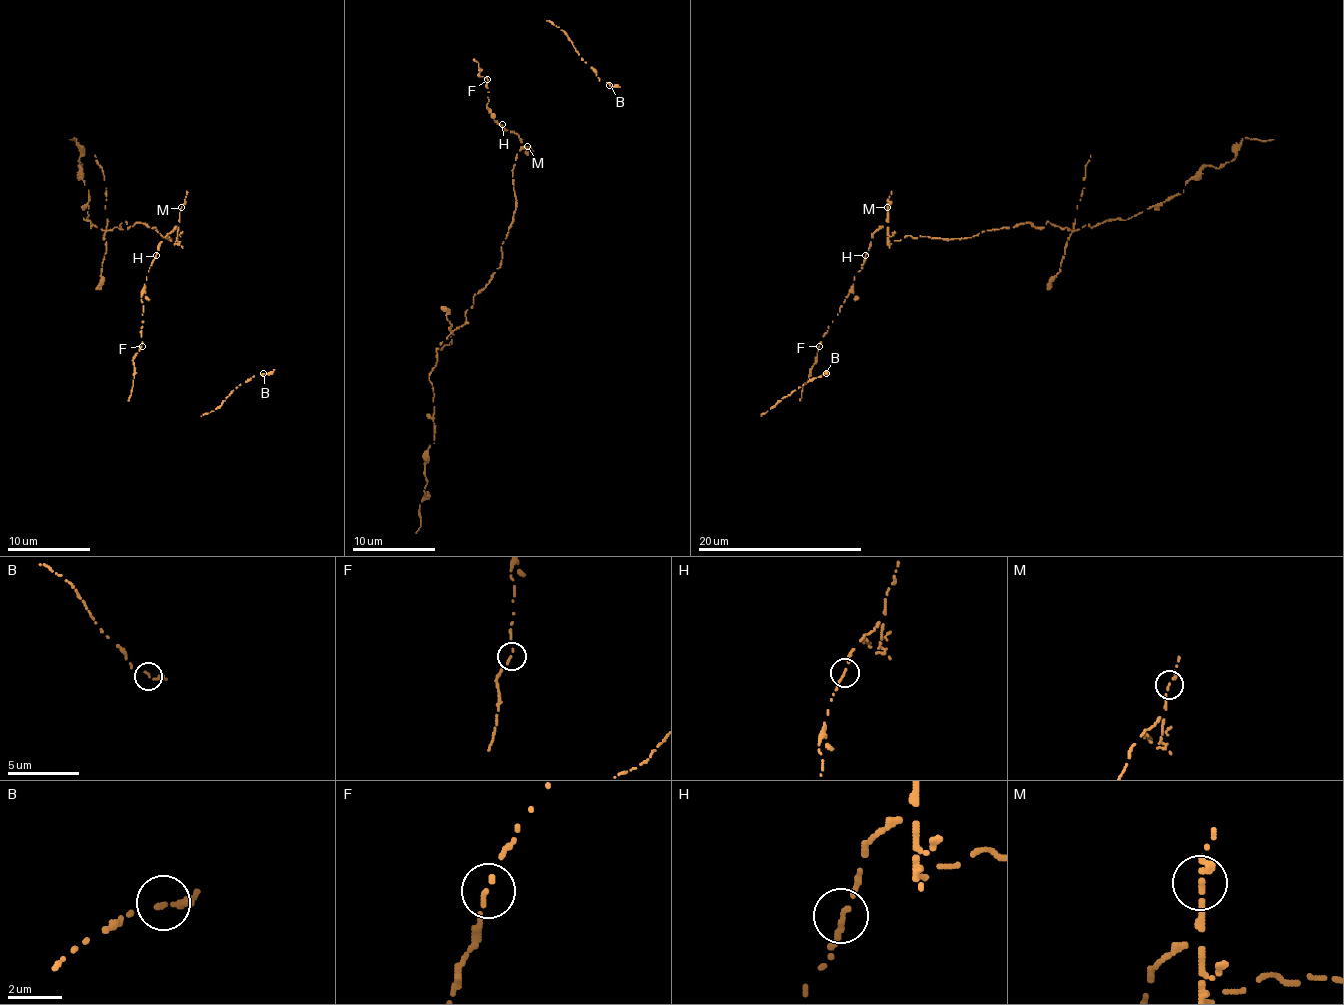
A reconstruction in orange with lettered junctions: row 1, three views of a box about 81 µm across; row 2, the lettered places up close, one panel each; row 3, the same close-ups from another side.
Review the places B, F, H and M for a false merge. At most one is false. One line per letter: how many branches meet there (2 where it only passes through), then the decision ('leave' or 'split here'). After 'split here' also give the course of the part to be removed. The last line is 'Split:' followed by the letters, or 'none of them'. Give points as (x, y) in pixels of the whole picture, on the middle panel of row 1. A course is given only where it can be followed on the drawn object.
B: 2 | leave
F: 2 | leave
H: 2 | leave
M: 2 | split here | (526, 147), (516, 153), (502, 263), (435, 351), (433, 440), (415, 533)
Split: M

